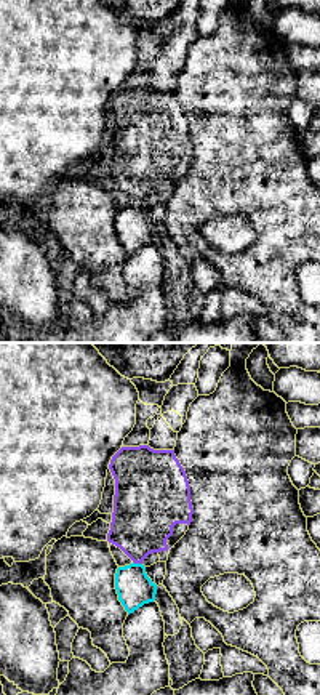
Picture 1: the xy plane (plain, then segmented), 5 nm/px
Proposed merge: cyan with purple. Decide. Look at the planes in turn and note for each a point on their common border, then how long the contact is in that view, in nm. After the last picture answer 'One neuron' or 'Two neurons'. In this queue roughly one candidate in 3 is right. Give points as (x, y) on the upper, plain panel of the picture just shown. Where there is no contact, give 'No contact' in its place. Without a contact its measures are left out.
Touches cyan at (138, 205). Shared border 50 nm

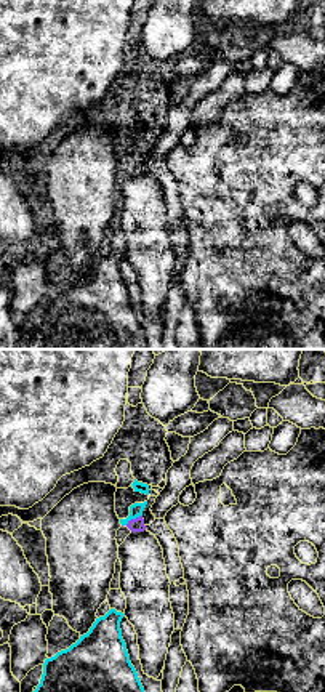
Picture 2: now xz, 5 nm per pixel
Touches cyan at (133, 159). Shared border 100 nm

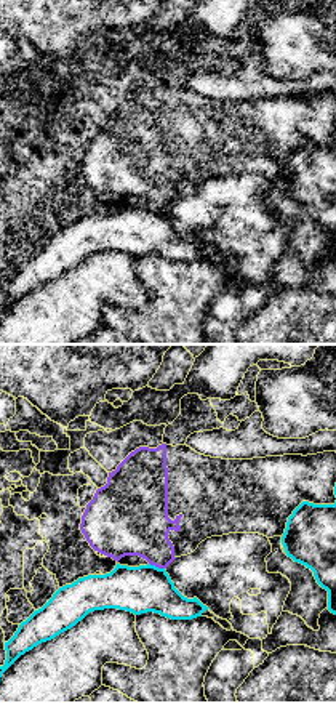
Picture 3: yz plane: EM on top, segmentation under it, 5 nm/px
Touches cyan at (157, 208). Shared border 90 nm

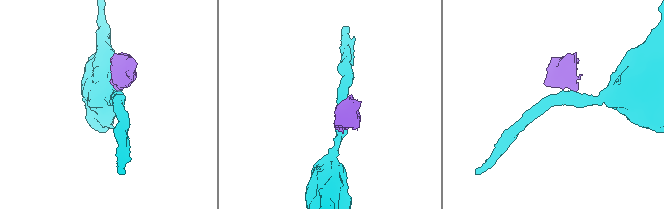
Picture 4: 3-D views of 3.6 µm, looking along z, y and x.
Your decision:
Two neurons

